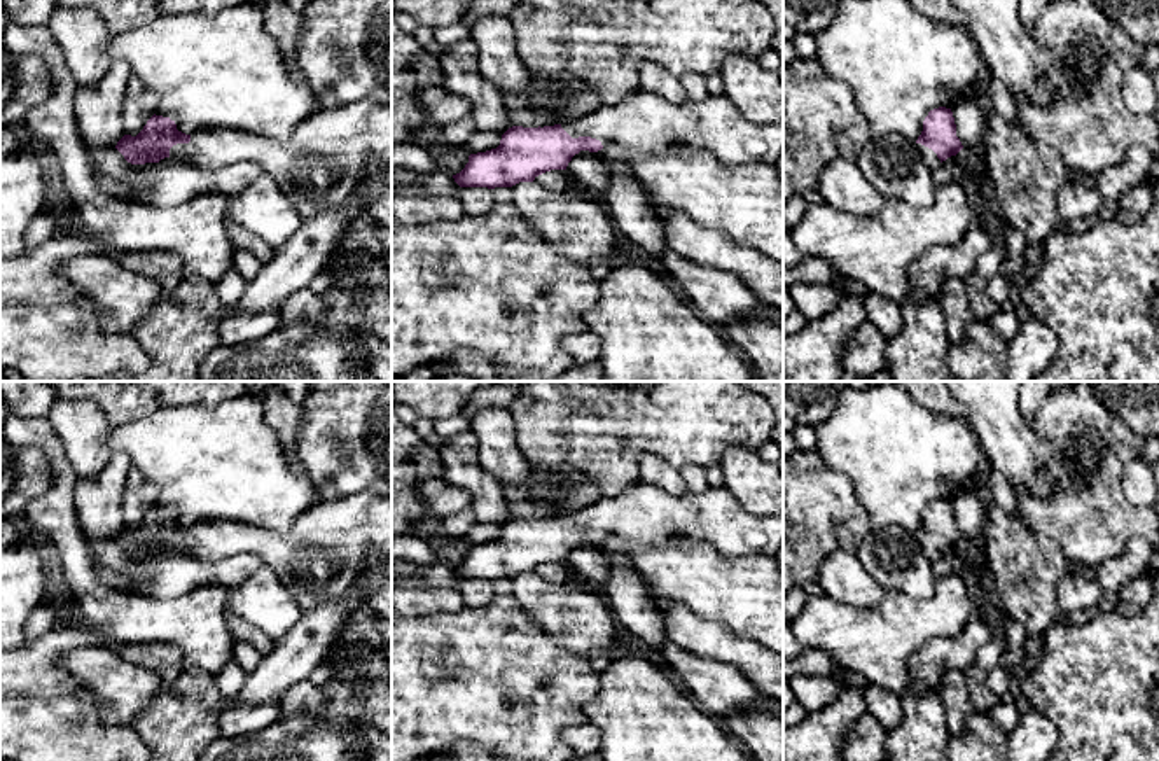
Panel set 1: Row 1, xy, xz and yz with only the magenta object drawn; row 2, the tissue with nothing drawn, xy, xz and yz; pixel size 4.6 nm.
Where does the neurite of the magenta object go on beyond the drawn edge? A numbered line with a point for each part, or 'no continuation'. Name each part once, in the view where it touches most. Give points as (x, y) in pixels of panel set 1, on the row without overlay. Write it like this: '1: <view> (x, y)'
1: xz (642, 513)

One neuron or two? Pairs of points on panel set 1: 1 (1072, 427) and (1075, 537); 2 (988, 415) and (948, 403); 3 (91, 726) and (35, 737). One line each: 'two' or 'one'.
1: one
2: two
3: one

